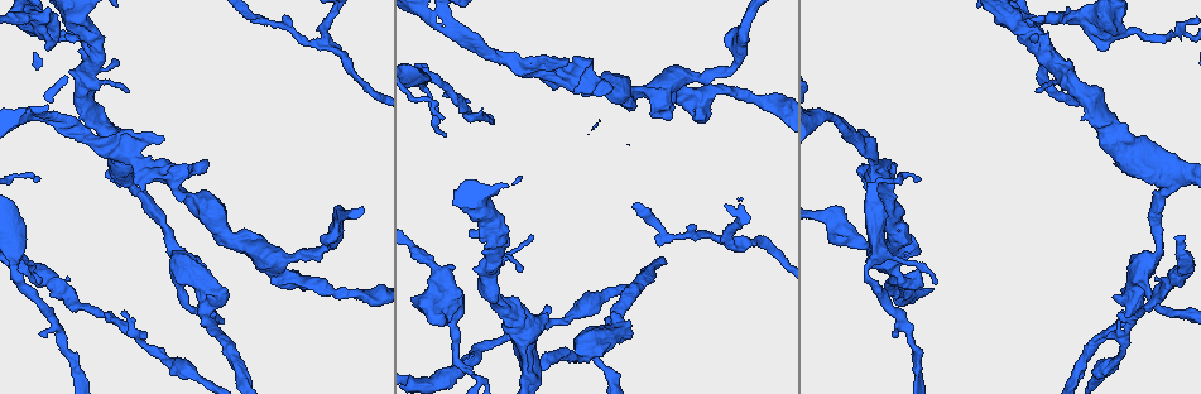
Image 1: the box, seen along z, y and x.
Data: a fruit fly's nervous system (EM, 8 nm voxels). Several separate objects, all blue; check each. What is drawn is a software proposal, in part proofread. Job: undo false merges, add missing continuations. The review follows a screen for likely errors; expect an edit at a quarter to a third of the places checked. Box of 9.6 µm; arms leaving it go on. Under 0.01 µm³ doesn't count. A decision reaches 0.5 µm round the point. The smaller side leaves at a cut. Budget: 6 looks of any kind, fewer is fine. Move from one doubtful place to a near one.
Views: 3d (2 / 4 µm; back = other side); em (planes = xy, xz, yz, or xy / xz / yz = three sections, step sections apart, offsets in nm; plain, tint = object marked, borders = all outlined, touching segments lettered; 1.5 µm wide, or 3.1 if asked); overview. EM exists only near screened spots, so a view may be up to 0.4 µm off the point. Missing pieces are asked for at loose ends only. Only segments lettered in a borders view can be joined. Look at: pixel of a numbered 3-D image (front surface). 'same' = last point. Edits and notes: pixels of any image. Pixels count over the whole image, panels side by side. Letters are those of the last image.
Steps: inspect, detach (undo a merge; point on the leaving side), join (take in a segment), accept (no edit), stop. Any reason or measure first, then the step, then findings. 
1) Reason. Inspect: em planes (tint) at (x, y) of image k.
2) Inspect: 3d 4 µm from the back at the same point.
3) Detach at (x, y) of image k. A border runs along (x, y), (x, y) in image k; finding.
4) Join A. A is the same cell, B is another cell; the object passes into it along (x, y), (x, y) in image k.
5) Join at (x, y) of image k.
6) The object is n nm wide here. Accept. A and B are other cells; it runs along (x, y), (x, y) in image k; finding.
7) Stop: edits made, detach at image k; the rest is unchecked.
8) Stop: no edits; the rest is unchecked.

A narrow waist. Inspect: 3d 4 µm at (137, 163) of image 1.

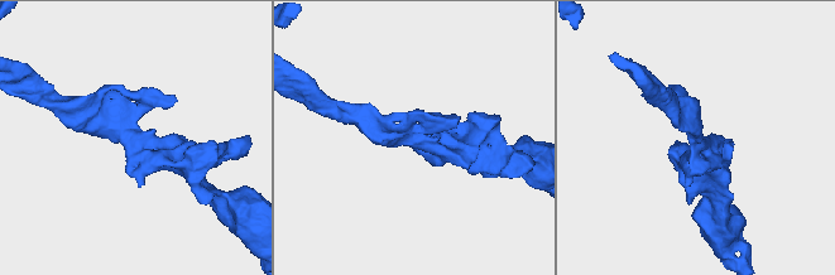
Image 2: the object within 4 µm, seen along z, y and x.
3 arms meet here; the arms are 220, 280, 340 nm wide. Inspect: em xy step 8 (borders) at (129, 135) of image 2.

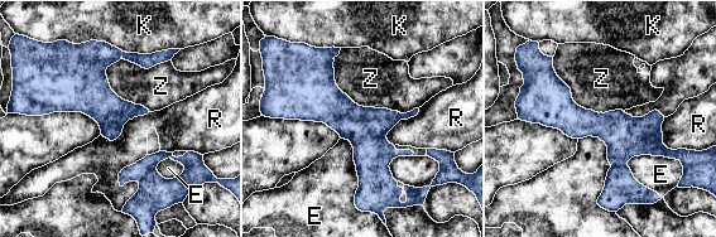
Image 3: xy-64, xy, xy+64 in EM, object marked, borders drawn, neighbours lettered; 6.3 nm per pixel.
Accept. E, K, R and Z are other cells; a border runs along (171, 59), (105, 75) in image 3; one cell here.

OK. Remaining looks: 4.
Inspect: 3d 2 µm at (531, 235) of image 1.

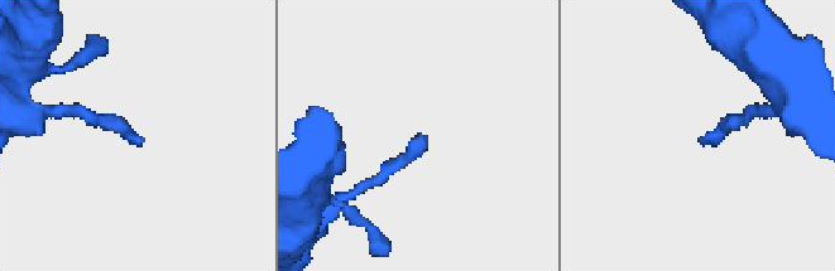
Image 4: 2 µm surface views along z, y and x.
Need the tissue. Inspect: em xz step 8 (tint) at (700, 138) of image 4.

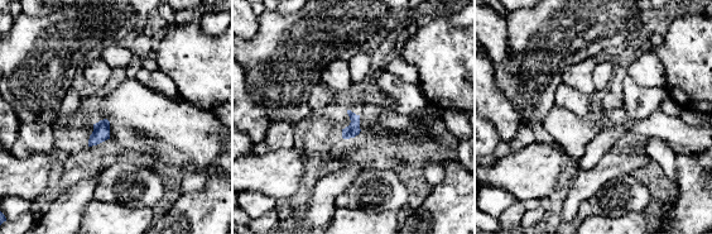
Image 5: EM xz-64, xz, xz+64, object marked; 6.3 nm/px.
Inspect: em xz step 8 (borders) at the same point.

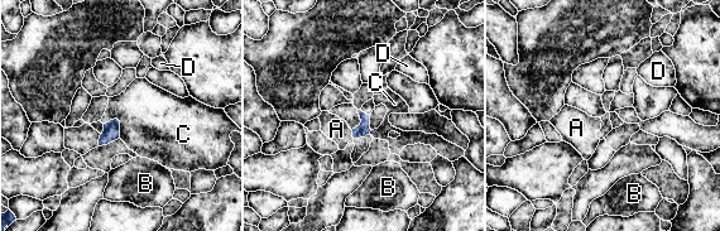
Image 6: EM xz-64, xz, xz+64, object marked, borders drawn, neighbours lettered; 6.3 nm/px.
The object is 90 nm wide here. Accept. A, B, C and D are other cells; a border runs along (104, 123), (116, 119), (120, 138) in image 6; none of them fits.

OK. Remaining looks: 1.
Stop: no edits; the rest is unchecked.

